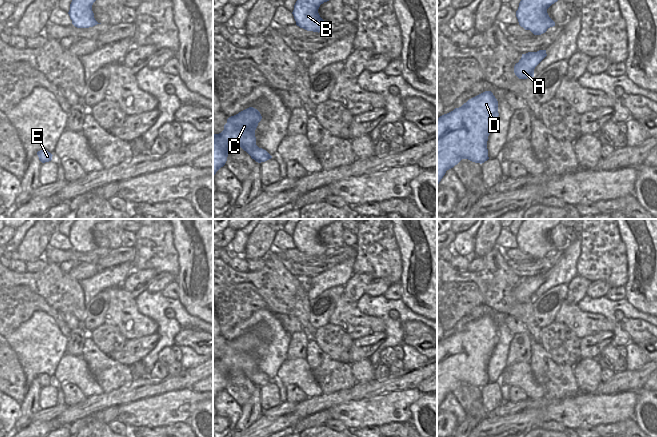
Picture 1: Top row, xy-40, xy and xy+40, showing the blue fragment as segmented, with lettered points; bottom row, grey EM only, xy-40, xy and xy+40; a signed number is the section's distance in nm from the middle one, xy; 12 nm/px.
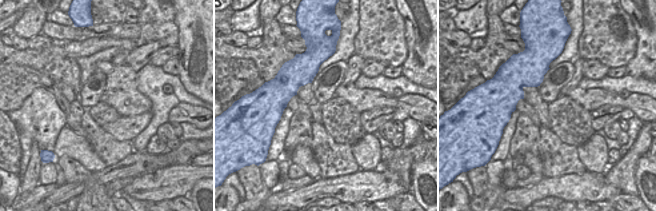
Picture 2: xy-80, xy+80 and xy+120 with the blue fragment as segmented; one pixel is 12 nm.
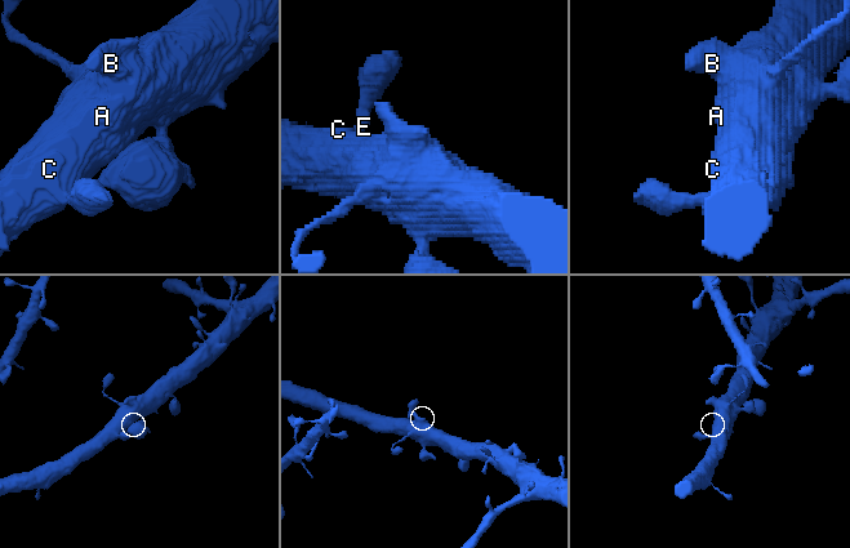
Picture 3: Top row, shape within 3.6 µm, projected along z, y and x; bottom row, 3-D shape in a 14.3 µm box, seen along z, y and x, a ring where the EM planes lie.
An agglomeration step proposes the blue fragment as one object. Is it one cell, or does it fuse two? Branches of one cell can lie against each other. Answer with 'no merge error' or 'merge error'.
no merge error

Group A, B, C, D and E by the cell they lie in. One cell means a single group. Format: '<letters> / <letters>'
A B C D E

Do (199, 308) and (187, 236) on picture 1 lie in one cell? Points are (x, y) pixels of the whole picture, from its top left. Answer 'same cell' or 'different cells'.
same cell

